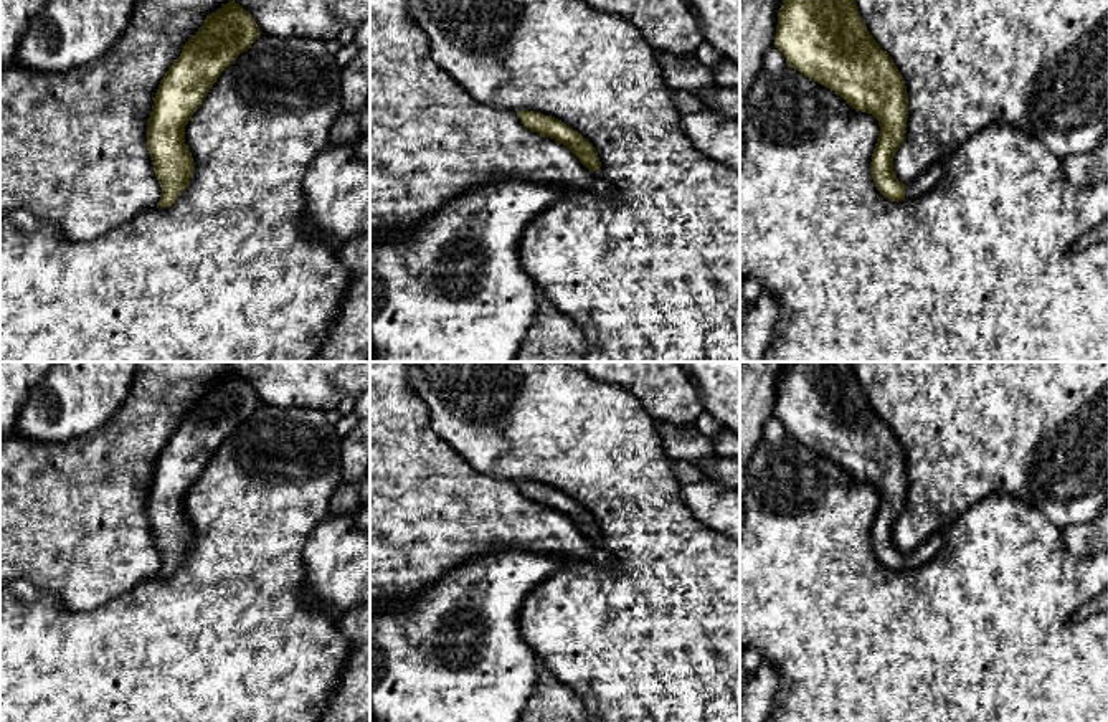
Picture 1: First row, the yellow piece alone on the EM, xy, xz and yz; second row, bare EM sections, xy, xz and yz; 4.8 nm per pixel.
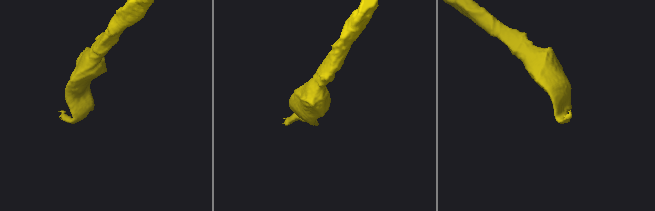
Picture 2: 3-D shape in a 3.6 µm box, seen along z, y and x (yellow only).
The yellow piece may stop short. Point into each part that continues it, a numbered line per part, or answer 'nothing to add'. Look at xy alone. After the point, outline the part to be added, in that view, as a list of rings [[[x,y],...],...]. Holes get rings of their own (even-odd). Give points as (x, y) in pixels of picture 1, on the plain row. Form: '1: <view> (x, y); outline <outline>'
nothing to add

